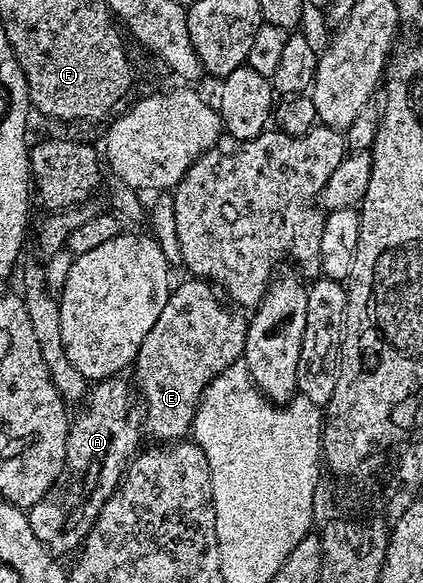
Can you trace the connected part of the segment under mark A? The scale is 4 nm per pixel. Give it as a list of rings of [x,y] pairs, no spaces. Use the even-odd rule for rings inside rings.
[[[117,374],[108,377],[107,380],[95,381],[79,409],[81,412],[77,416],[75,413],[71,417],[66,438],[66,458],[64,459],[67,475],[73,476],[73,480],[68,484],[68,493],[61,500],[52,500],[53,498],[39,500],[33,508],[27,509],[30,530],[34,530],[38,542],[45,544],[57,558],[64,558],[67,552],[75,553],[83,545],[102,506],[111,498],[114,490],[120,487],[120,482],[124,479],[124,473],[132,457],[141,447],[142,412],[138,407],[138,396],[133,385],[129,381],[128,385],[123,380],[124,378],[123,375]]]

